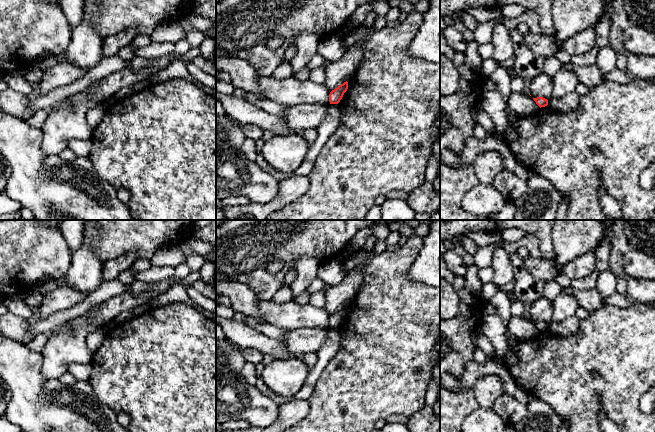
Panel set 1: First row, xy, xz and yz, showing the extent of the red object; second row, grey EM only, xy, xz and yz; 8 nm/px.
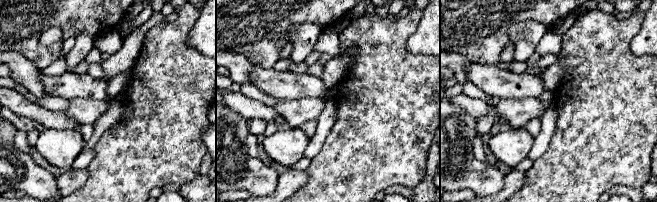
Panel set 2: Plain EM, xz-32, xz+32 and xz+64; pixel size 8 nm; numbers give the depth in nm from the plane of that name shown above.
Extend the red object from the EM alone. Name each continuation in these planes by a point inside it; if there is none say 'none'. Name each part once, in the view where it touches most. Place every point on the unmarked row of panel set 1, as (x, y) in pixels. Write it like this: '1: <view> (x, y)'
none

